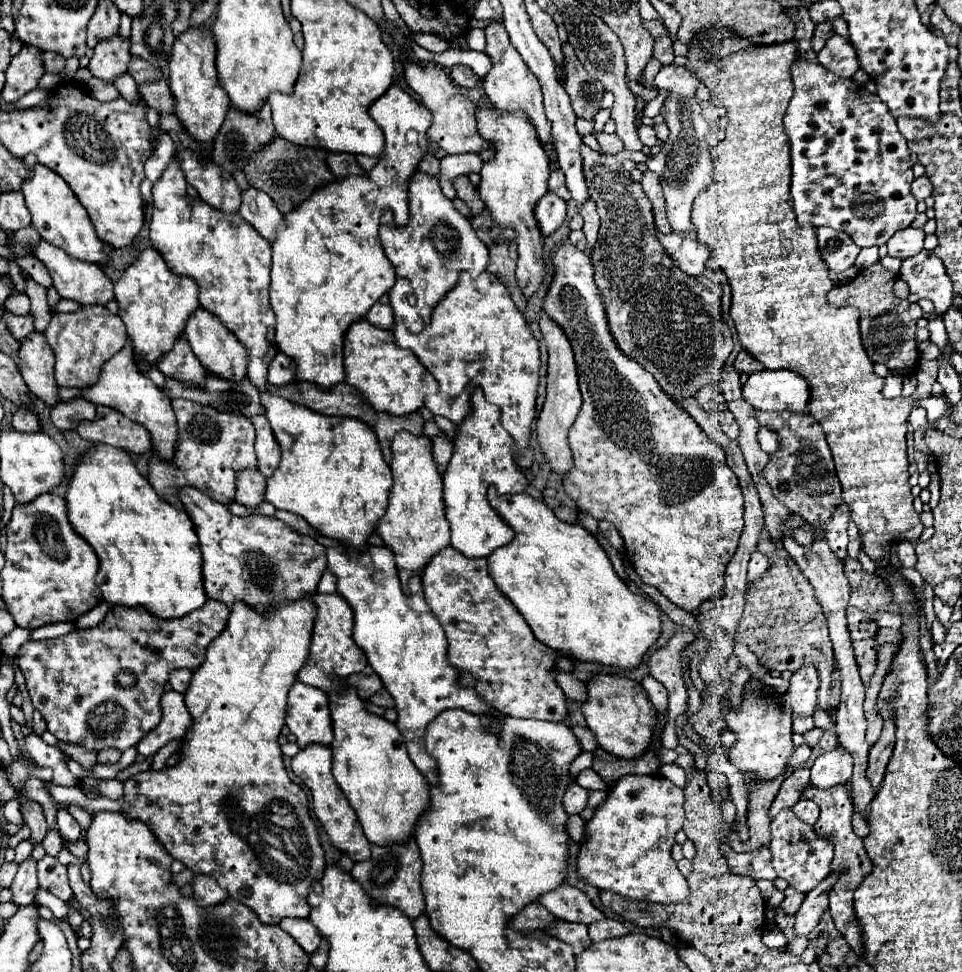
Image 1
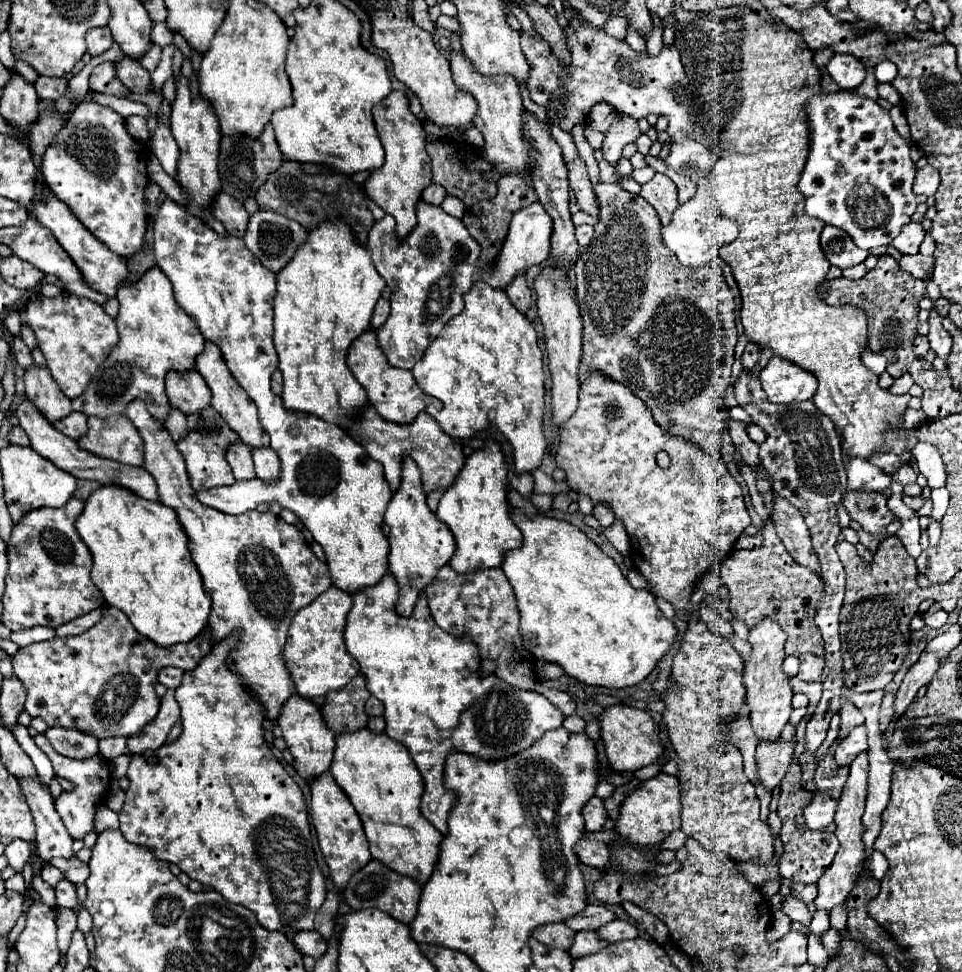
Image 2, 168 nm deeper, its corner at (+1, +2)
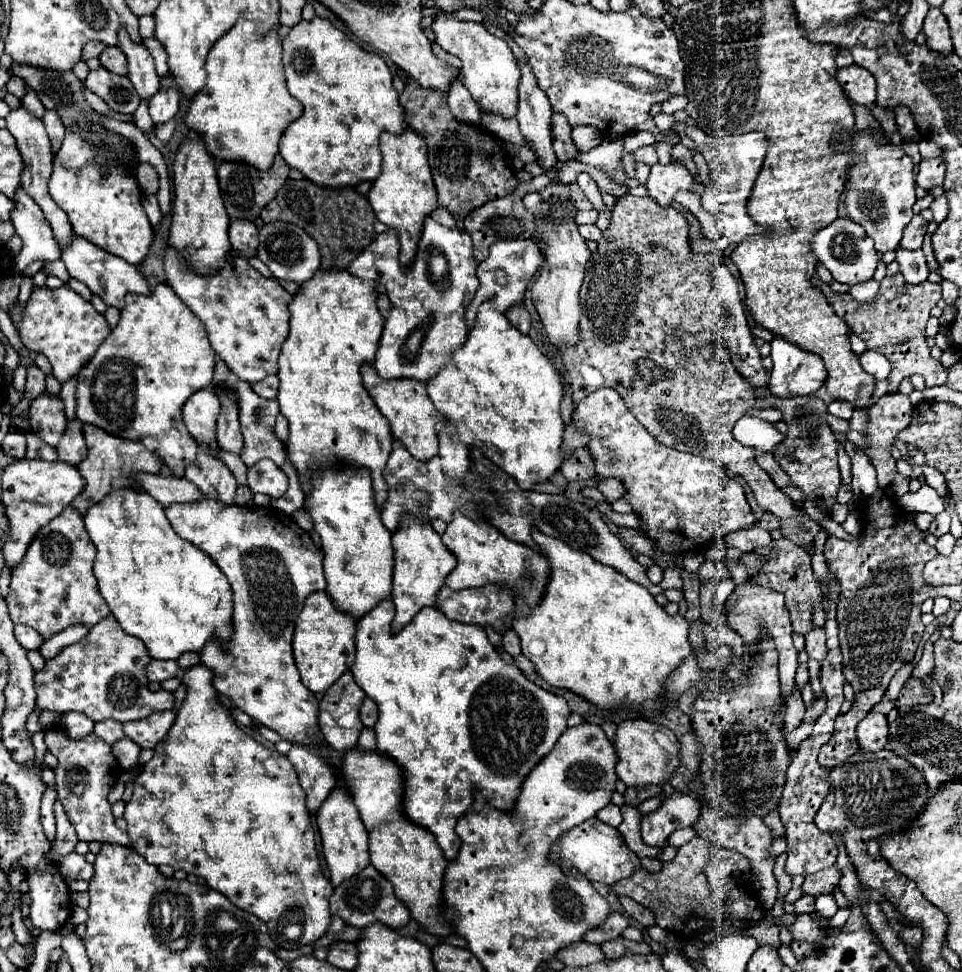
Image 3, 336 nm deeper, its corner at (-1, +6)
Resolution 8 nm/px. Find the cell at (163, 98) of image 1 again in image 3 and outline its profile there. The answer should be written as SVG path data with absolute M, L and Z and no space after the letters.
M107 47L101 55L99 61L105 69L117 73L117 75L127 75L127 63L125 63L125 53L119 47Z

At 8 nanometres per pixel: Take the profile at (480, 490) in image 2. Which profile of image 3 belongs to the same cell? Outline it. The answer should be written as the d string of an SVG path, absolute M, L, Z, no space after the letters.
M455 513L453 521L447 523L447 529L441 539L447 549L457 557L457 567L447 577L449 587L459 591L465 587L481 587L485 583L509 583L515 593L521 591L521 595L525 595L527 603L533 605L537 603L537 599L541 599L549 573L547 559L535 549L505 537L495 525L485 521L481 515L469 519L461 513Z

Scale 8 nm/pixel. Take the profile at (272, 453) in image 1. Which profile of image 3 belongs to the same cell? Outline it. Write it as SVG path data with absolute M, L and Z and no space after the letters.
M263 459L249 467L247 471L247 485L253 493L265 493L273 499L281 497L287 491L289 479L287 475L269 459Z

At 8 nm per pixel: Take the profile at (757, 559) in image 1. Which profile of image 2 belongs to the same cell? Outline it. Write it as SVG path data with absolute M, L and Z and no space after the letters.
M759 531L759 533L755 533L755 535L741 535L741 537L737 539L735 547L745 547L745 549L755 549L755 547L759 547L761 543L763 543L763 535L761 535L761 531Z

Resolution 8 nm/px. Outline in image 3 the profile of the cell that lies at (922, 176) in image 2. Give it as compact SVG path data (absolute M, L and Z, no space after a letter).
M921 159L919 173L917 173L917 185L925 191L931 191L937 185L943 185L945 177L945 165L941 159Z

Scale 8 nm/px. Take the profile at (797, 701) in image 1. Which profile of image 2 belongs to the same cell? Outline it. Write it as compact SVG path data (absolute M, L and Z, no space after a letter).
M803 653L799 657L801 665L799 665L799 679L805 679L805 681L815 681L821 677L821 671L825 667L825 661L823 657L817 657L817 655L811 655L811 653Z

